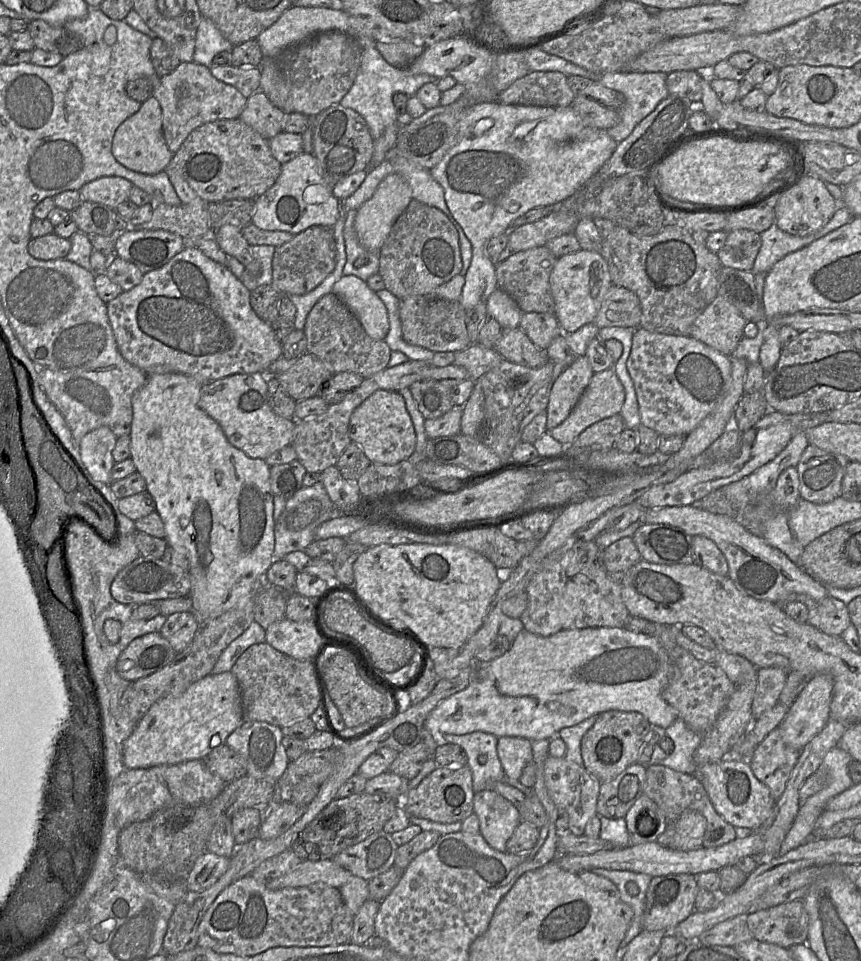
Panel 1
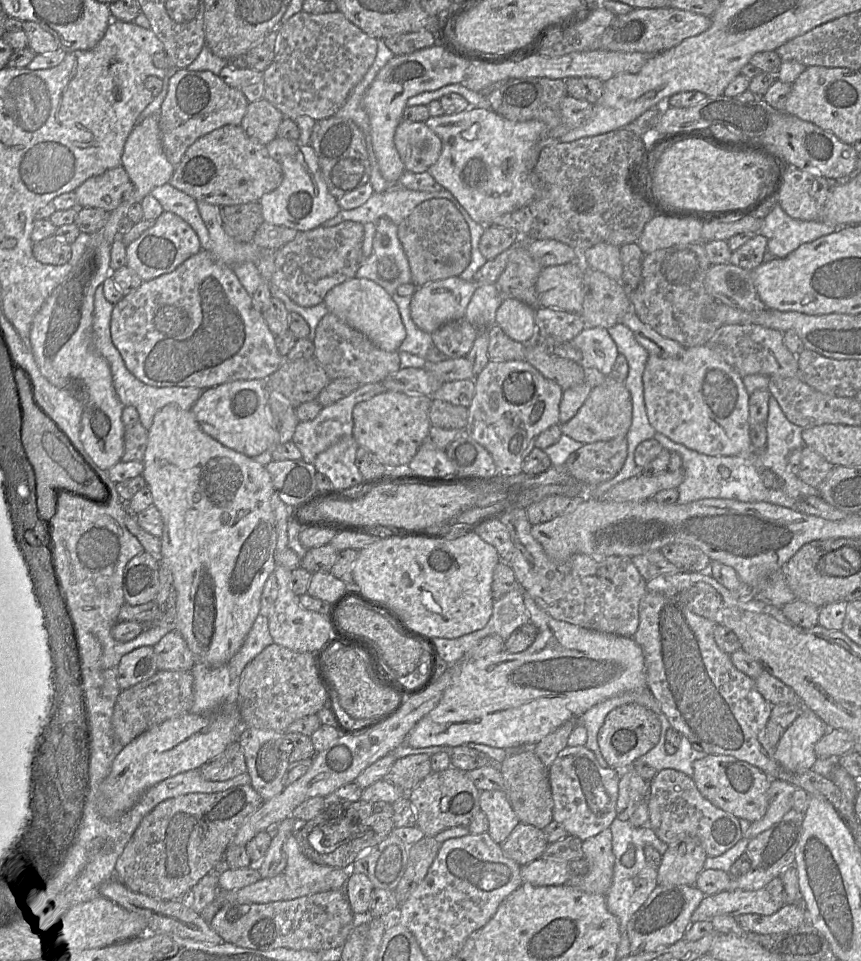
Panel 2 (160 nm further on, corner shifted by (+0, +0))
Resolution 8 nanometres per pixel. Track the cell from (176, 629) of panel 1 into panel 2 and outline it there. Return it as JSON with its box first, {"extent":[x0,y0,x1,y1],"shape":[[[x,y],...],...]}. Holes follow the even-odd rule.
{"extent":[154,630,195,671],"shape":[[[170,630],[154,646],[159,670],[191,671],[195,658],[177,630]]]}

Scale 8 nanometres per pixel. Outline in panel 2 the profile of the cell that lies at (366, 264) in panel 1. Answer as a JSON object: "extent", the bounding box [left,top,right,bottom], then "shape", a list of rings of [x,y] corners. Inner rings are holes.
{"extent":[356,218,411,295],"shape":[[[387,218],[376,223],[372,253],[364,258],[356,277],[374,281],[390,295],[399,285],[411,282],[409,263],[398,239],[397,226]]]}

